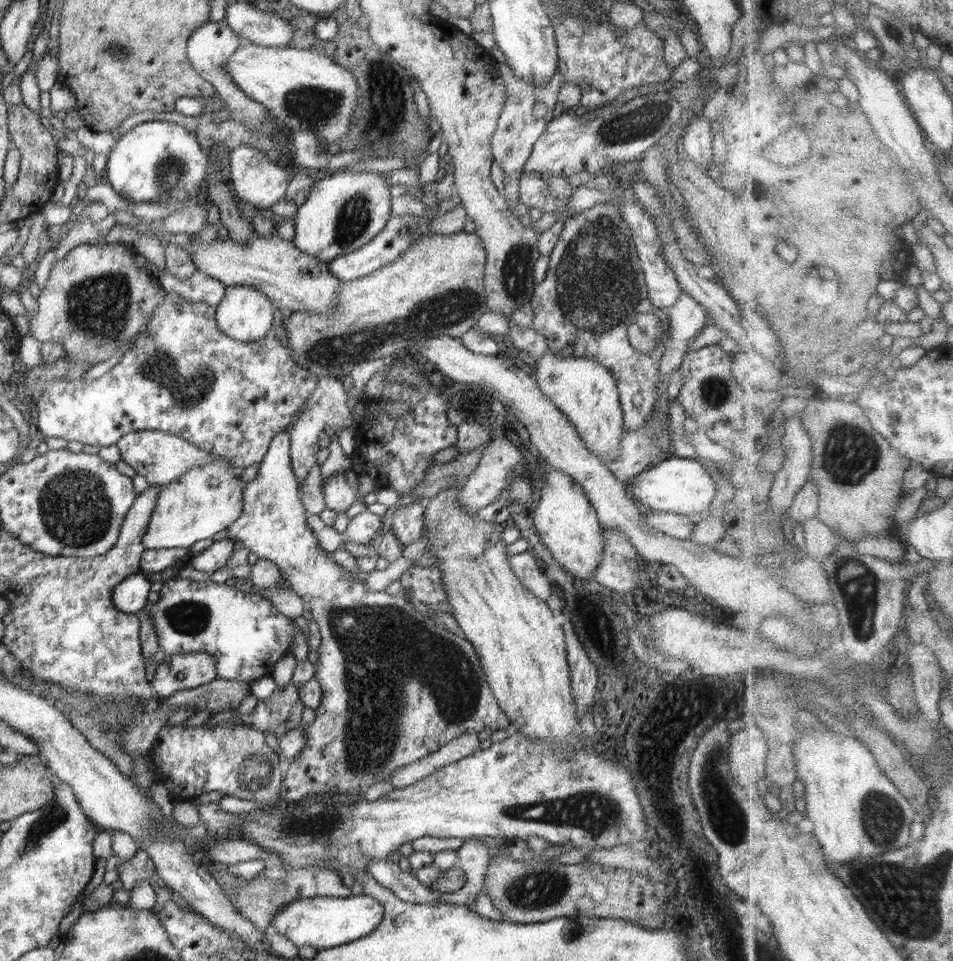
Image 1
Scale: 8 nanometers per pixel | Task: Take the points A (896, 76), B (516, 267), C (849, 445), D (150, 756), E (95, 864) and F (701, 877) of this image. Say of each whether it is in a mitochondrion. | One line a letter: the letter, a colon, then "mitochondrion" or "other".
A: other
B: mitochondrion
C: mitochondrion
D: other
E: other
F: other

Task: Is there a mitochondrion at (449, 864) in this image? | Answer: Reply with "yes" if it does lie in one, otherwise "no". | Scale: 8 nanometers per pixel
no

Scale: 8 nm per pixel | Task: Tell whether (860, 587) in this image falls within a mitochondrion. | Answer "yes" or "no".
yes

